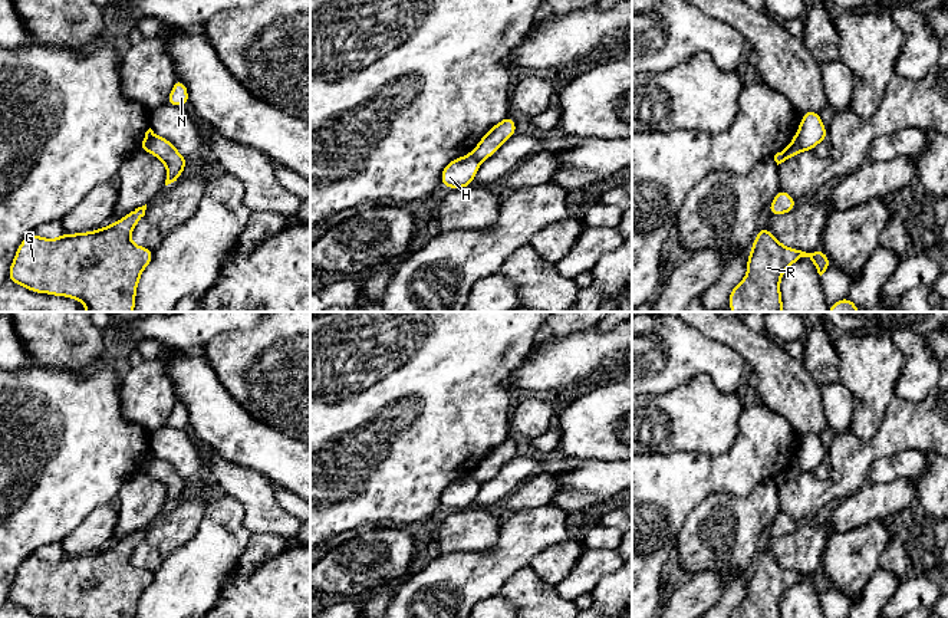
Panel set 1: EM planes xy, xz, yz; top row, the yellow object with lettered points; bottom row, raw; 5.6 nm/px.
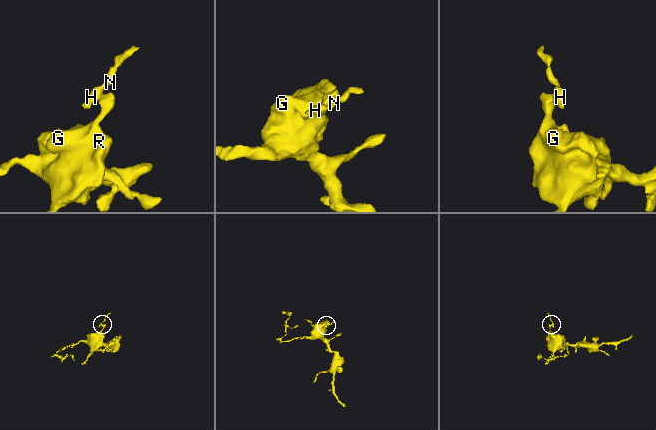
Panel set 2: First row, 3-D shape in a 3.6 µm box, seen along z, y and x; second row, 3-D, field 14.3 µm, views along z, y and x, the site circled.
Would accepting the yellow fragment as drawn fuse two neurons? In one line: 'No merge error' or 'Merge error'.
Merge error

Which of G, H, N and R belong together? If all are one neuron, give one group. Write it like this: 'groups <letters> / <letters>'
groups G R / H N

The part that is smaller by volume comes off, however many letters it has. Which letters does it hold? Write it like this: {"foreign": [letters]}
{"foreign": ["H", "N"]}

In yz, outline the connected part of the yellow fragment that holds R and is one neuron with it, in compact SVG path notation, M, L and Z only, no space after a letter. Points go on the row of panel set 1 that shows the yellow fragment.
M761 226L747 260L747 275L728 296L730 309L733 312L783 312L780 279L801 257L810 257L820 276L832 267L822 249L806 253L786 247Z

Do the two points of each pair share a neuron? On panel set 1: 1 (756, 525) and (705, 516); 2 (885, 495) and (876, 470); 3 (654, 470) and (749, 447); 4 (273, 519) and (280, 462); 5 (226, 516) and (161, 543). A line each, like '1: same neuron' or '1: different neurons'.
1: same neuron
2: different neurons
3: same neuron
4: different neurons
5: different neurons

